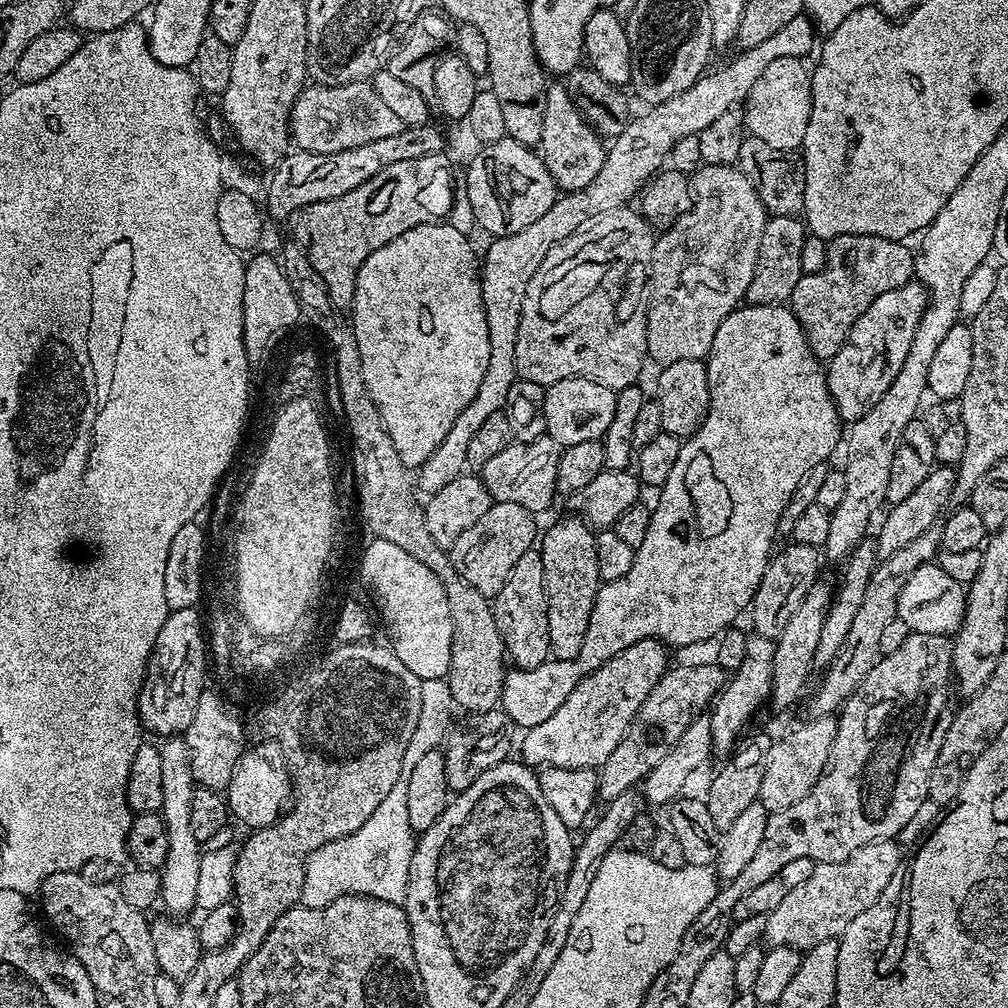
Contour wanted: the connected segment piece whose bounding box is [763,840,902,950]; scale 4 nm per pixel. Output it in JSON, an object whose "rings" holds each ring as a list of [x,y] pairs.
{"rings":[[[883,840],[870,846],[862,846],[862,850],[854,850],[854,854],[850,854],[850,858],[842,862],[818,864],[814,874],[810,874],[810,878],[806,878],[802,886],[794,886],[794,890],[786,894],[786,899],[767,916],[763,943],[774,948],[786,946],[807,950],[818,946],[818,942],[837,939],[846,930],[846,926],[850,926],[850,922],[854,922],[854,918],[862,914],[862,910],[870,910],[870,906],[878,902],[882,890],[886,890],[888,883],[901,871],[900,851],[901,845],[896,840]]]}

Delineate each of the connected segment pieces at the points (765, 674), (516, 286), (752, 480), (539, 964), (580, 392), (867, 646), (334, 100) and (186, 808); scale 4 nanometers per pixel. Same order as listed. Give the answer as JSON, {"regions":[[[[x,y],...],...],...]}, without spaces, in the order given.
{"regions":[[[[755,634],[748,636],[746,642],[748,653],[742,662],[742,666],[734,669],[730,679],[725,683],[724,691],[716,697],[710,708],[710,734],[712,735],[713,753],[731,753],[737,747],[738,741],[741,739],[739,736],[743,734],[744,727],[751,722],[752,715],[763,704],[767,705],[769,703],[772,694],[772,674],[774,672],[772,659],[774,658],[775,649],[775,640]]],[[[807,15],[795,16],[790,22],[786,22],[786,26],[782,26],[782,30],[778,30],[778,34],[766,38],[766,42],[758,42],[758,46],[743,49],[739,53],[741,56],[734,57],[729,64],[722,65],[717,72],[709,71],[707,74],[698,77],[694,82],[694,86],[682,90],[682,94],[678,94],[661,104],[649,107],[647,109],[648,116],[640,116],[637,120],[636,117],[629,119],[627,126],[622,130],[622,134],[618,134],[615,140],[611,141],[602,170],[598,170],[598,175],[592,179],[590,186],[586,186],[577,192],[564,192],[557,195],[554,206],[550,206],[550,210],[546,210],[546,214],[542,214],[542,218],[530,222],[530,226],[526,226],[526,230],[518,230],[518,234],[510,234],[509,236],[498,236],[491,241],[492,245],[489,246],[488,253],[482,256],[482,271],[478,276],[480,293],[484,303],[486,330],[490,340],[489,362],[486,366],[486,372],[482,374],[482,384],[478,386],[478,394],[474,394],[474,400],[470,402],[470,406],[466,406],[466,410],[462,410],[462,414],[458,414],[458,418],[454,418],[454,426],[450,426],[450,434],[446,434],[446,438],[442,438],[438,450],[434,450],[434,454],[430,454],[430,458],[426,458],[426,462],[421,464],[415,473],[415,487],[417,489],[420,487],[424,491],[423,495],[425,497],[433,496],[438,490],[442,490],[442,486],[450,486],[450,482],[454,482],[454,478],[462,475],[468,463],[466,449],[470,446],[470,438],[474,438],[475,431],[486,422],[486,418],[490,418],[490,414],[501,411],[504,405],[507,404],[510,386],[518,379],[516,359],[514,358],[514,342],[518,338],[518,322],[522,314],[522,298],[526,294],[526,286],[530,282],[530,278],[534,278],[534,274],[545,267],[546,261],[549,259],[549,257],[547,258],[548,251],[555,244],[562,243],[567,236],[568,239],[575,237],[576,233],[581,231],[582,226],[595,220],[597,216],[604,216],[607,212],[613,212],[616,208],[625,207],[631,201],[628,199],[632,195],[633,199],[648,183],[653,173],[663,165],[660,163],[663,160],[665,163],[666,157],[671,153],[674,142],[683,136],[698,134],[702,130],[706,130],[706,126],[710,126],[710,122],[714,122],[714,118],[718,118],[722,114],[733,111],[737,106],[743,105],[750,94],[751,87],[754,86],[754,82],[761,77],[762,70],[765,70],[766,66],[770,65],[770,62],[776,58],[786,58],[787,56],[807,57],[807,52],[812,48],[812,28],[814,32],[813,21]]],[[[748,304],[737,308],[725,318],[722,326],[718,326],[718,334],[714,334],[712,350],[706,357],[706,363],[710,382],[710,406],[706,418],[700,429],[681,443],[678,462],[674,462],[674,470],[670,470],[670,478],[666,478],[666,482],[658,490],[660,501],[652,508],[650,530],[646,530],[646,539],[642,541],[642,546],[635,549],[634,566],[630,566],[629,572],[622,574],[622,578],[601,583],[600,591],[596,594],[594,610],[590,614],[590,630],[586,630],[586,642],[582,642],[579,657],[575,660],[549,658],[545,664],[537,668],[512,670],[505,675],[502,711],[508,715],[509,721],[515,727],[516,724],[520,727],[520,730],[538,726],[538,722],[546,722],[546,718],[550,718],[550,714],[554,714],[554,710],[558,710],[558,706],[566,702],[566,698],[574,690],[574,686],[578,686],[583,676],[588,676],[595,668],[602,667],[612,657],[619,656],[621,652],[634,646],[634,642],[658,640],[668,646],[700,644],[703,640],[711,641],[719,637],[725,630],[733,627],[737,623],[736,619],[739,618],[740,611],[743,608],[745,611],[751,605],[754,594],[758,590],[758,582],[762,582],[762,574],[774,552],[772,539],[777,539],[776,527],[782,518],[782,510],[786,510],[786,502],[790,502],[794,490],[798,490],[798,482],[806,478],[808,471],[814,466],[825,463],[829,459],[827,456],[835,450],[836,443],[839,440],[841,443],[842,421],[828,392],[825,369],[821,361],[816,359],[816,355],[808,349],[804,332],[800,329],[791,307],[779,304]]],[[[629,794],[627,796],[619,796],[613,800],[607,801],[603,805],[604,814],[583,833],[584,838],[575,845],[573,849],[570,874],[567,875],[566,886],[560,895],[559,905],[556,907],[554,915],[552,915],[550,926],[547,927],[546,939],[542,942],[542,947],[538,950],[537,957],[528,967],[528,972],[536,972],[536,976],[540,976],[540,982],[550,974],[551,967],[554,966],[555,959],[562,954],[562,949],[566,946],[567,935],[570,934],[570,927],[573,925],[578,911],[586,902],[587,891],[590,890],[594,877],[598,874],[598,869],[606,854],[613,849],[620,841],[622,830],[633,821],[633,818],[641,815],[642,800],[639,795]]],[[[585,376],[562,378],[544,390],[544,430],[547,439],[569,448],[578,442],[599,440],[614,418],[616,392]]],[[[943,523],[932,524],[930,530],[926,530],[926,534],[918,534],[918,538],[914,538],[914,542],[909,542],[907,546],[902,546],[902,550],[883,557],[877,563],[876,568],[872,571],[870,586],[866,586],[866,598],[862,598],[862,606],[858,606],[858,614],[854,614],[854,622],[850,625],[850,634],[846,634],[846,642],[841,646],[840,653],[836,655],[834,662],[829,664],[823,673],[825,676],[824,681],[820,684],[820,689],[808,700],[808,708],[812,711],[813,717],[830,716],[843,708],[845,702],[852,696],[852,691],[864,681],[866,674],[870,674],[873,664],[881,655],[878,641],[882,638],[884,627],[890,621],[897,619],[896,607],[898,606],[898,594],[902,594],[902,586],[906,586],[910,574],[914,574],[914,570],[918,570],[918,566],[933,563],[937,559],[938,553],[941,551],[940,539],[943,529]]],[[[371,83],[308,86],[293,102],[290,136],[295,147],[318,154],[334,154],[338,150],[354,150],[378,138],[390,138],[405,128],[399,118],[382,103]]],[[[183,735],[165,739],[159,745],[162,758],[162,806],[159,816],[164,820],[166,838],[169,848],[166,850],[164,865],[160,873],[159,903],[164,904],[165,913],[173,917],[183,917],[183,912],[196,908],[196,891],[198,890],[198,866],[202,855],[202,844],[190,831],[190,794],[194,787],[190,750]]]]}

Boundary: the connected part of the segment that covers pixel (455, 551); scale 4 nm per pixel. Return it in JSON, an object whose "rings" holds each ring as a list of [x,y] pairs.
{"rings":[[[493,502],[486,514],[482,514],[474,526],[462,530],[453,542],[450,549],[453,570],[471,588],[478,590],[478,594],[495,598],[514,562],[518,562],[518,558],[537,543],[536,520],[534,513],[526,510],[526,506],[518,506],[518,502]]]}

